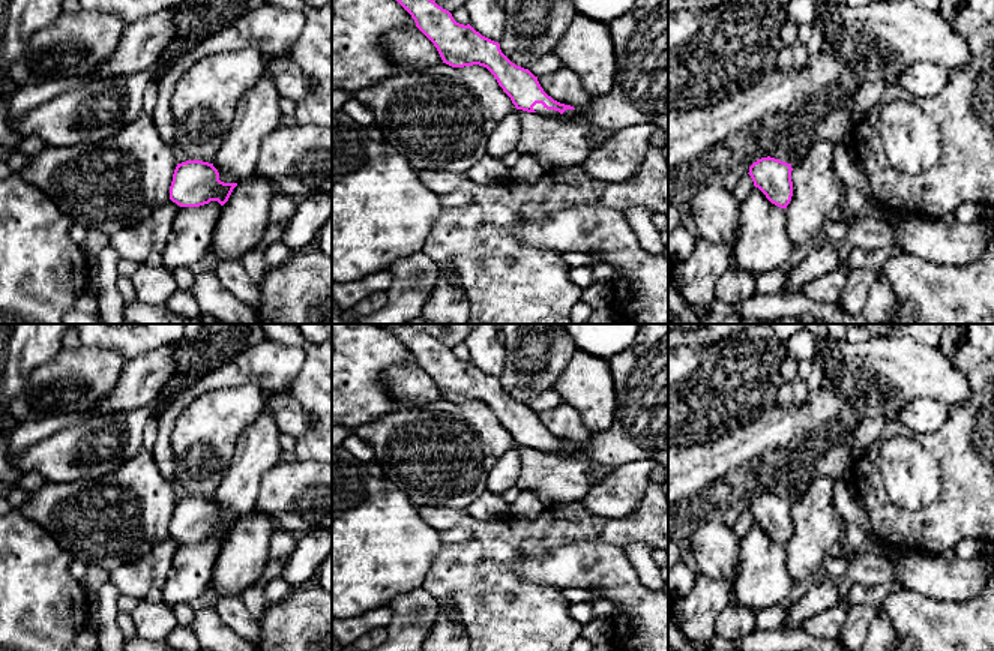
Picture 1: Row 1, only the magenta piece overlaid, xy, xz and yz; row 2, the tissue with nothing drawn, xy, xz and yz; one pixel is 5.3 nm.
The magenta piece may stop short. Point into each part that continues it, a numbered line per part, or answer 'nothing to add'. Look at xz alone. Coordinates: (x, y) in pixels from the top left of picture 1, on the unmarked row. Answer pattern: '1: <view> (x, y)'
1: xz (539, 444)

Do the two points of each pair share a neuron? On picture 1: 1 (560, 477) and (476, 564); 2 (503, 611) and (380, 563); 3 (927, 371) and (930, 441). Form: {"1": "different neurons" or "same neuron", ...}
{"1": "different neurons", "2": "different neurons", "3": "different neurons"}

